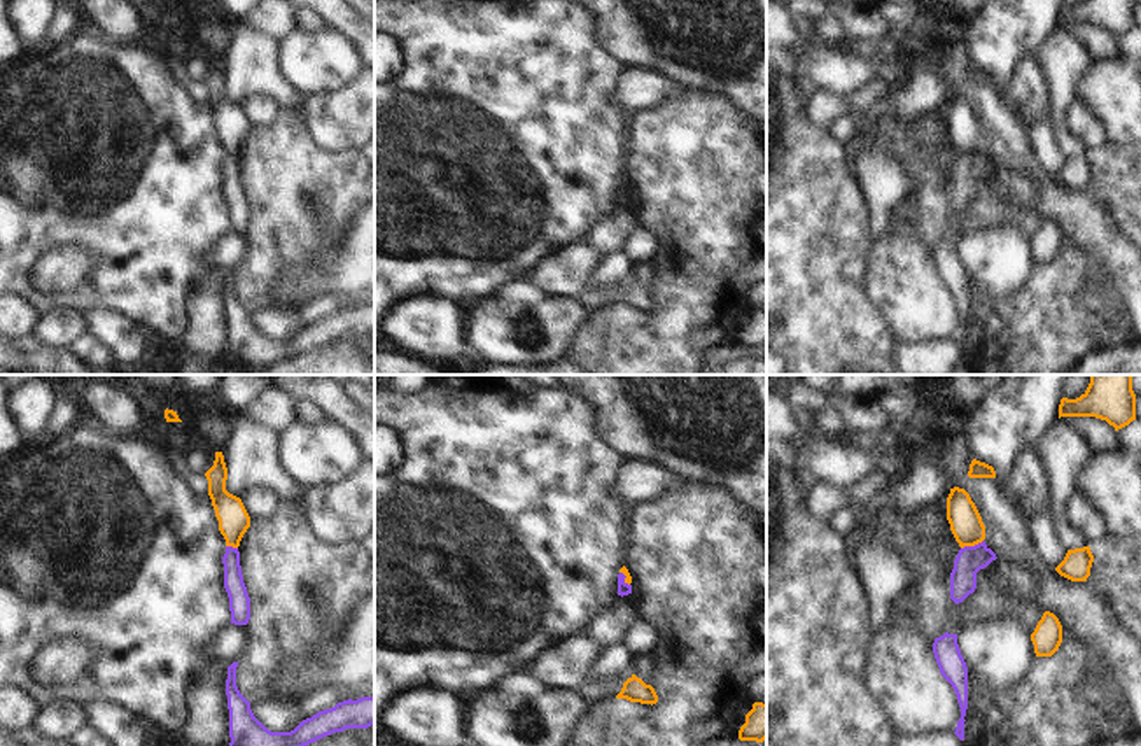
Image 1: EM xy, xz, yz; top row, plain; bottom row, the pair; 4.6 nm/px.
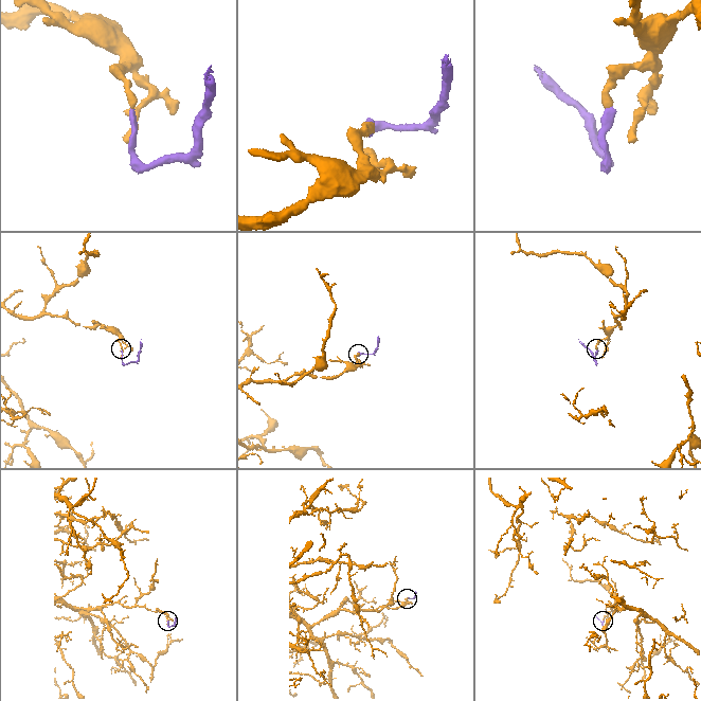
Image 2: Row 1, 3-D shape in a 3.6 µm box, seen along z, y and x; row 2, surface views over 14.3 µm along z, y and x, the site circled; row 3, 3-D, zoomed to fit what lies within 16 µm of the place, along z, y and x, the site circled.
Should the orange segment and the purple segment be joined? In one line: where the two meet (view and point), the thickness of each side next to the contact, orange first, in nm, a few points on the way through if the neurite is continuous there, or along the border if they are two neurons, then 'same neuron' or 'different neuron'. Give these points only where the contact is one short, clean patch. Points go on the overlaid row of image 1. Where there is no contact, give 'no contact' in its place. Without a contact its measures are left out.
yz (972, 545) | 150/130 nm | along yz (982, 540), (961, 548) | different neuron

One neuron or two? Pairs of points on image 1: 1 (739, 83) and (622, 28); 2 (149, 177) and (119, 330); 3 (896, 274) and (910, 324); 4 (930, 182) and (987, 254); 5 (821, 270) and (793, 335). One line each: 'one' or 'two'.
1: one
2: two
3: one
4: two
5: one

